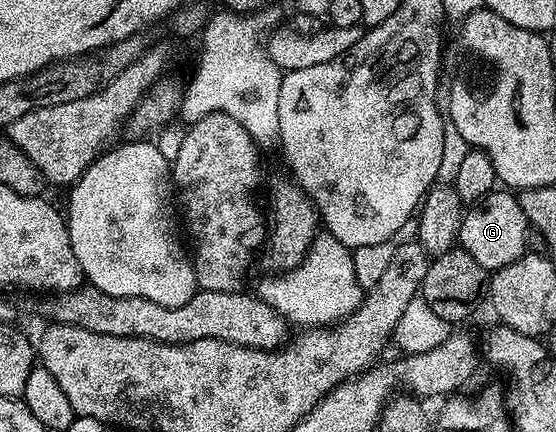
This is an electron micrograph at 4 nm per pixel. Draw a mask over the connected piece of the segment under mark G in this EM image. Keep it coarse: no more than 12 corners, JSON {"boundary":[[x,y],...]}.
{"boundary":[[493,190],[460,221],[458,244],[486,270],[525,255],[528,216]]}

